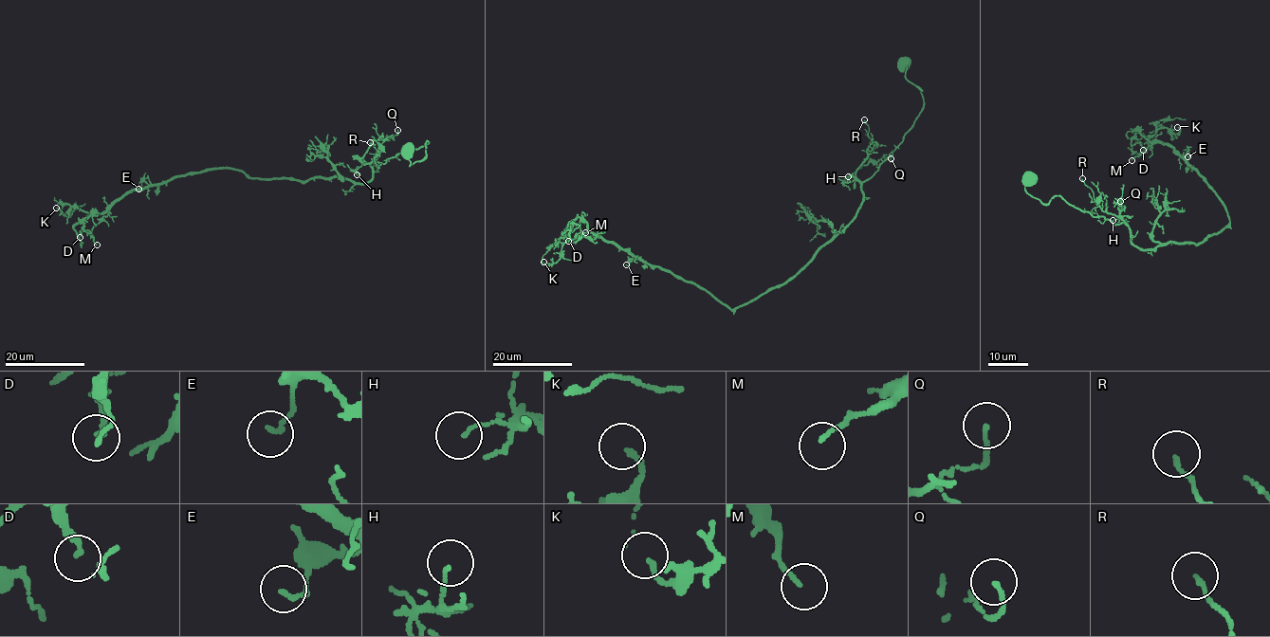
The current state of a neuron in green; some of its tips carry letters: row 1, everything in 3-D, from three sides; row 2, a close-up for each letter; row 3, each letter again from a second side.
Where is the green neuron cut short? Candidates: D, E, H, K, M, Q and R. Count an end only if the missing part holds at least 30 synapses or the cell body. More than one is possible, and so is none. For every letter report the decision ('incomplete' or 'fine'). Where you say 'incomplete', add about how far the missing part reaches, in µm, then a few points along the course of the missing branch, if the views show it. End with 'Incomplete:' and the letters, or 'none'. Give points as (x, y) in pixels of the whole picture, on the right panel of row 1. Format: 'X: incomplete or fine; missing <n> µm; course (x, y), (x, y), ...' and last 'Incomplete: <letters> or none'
D: fine
E: fine
H: fine
K: fine
M: fine
Q: fine
R: fine
Incomplete: none

